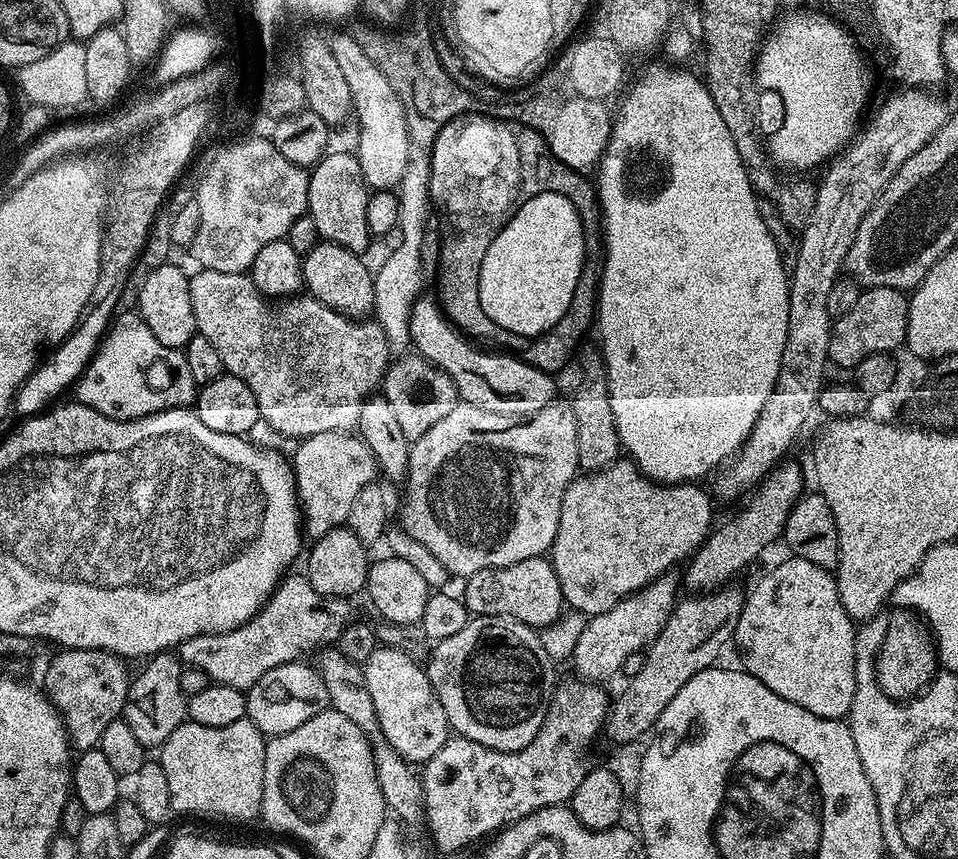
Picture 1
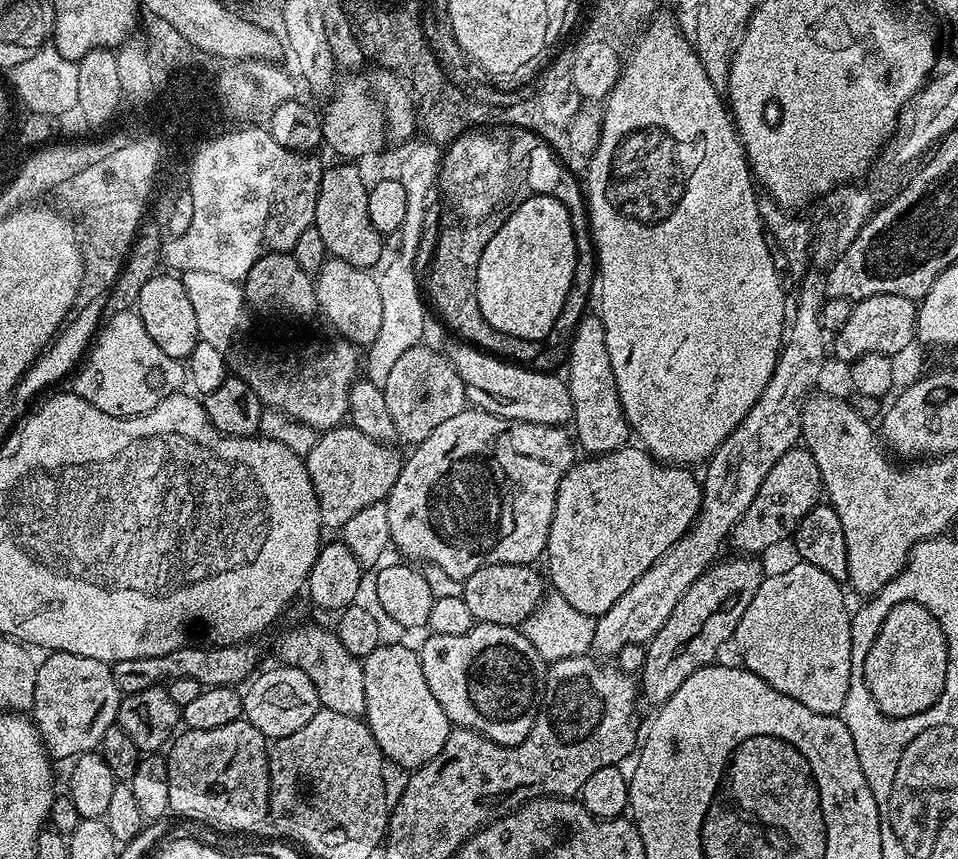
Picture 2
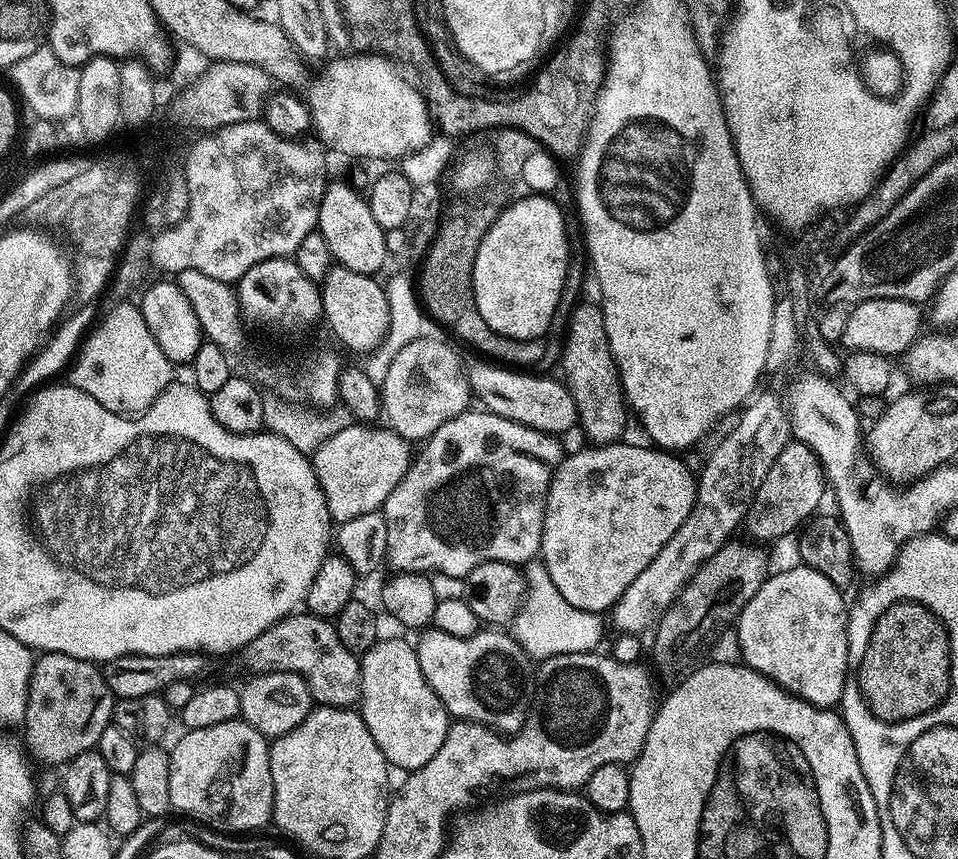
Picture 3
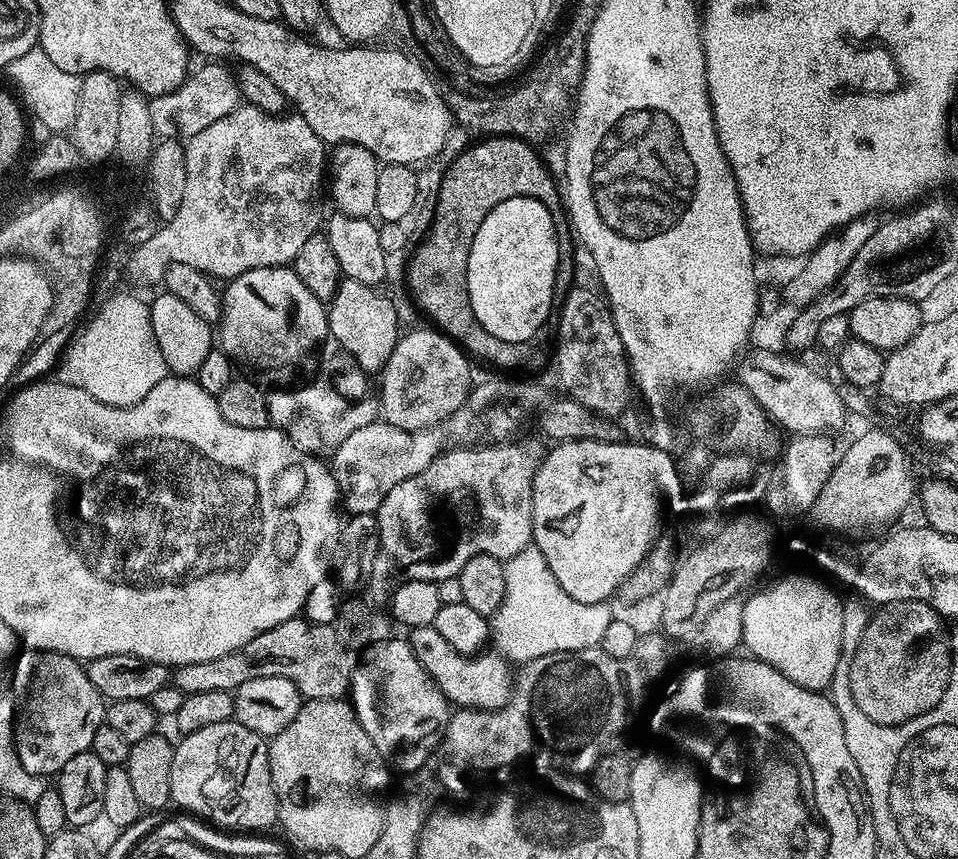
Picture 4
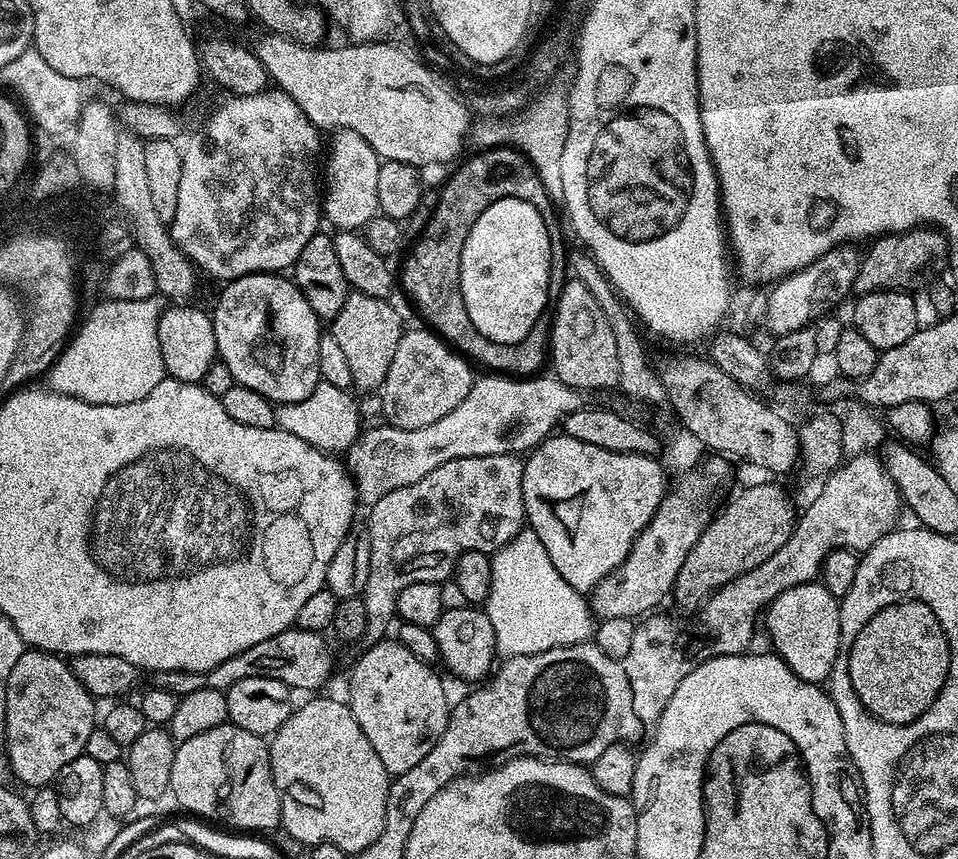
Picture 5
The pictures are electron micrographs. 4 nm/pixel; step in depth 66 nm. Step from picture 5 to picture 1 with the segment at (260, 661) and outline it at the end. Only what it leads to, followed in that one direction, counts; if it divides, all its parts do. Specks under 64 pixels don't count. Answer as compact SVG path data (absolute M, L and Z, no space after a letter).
M327 648L319 655L320 664L318 671L328 688L328 698L333 711L344 714L350 718L350 722L358 726L367 734L368 741L372 746L376 777L379 789L382 790L384 803L387 809L401 823L418 824L424 820L424 788L421 777L413 770L413 767L398 754L392 746L386 742L386 736L380 729L377 711L374 710L374 702L370 699L370 690L366 687L363 667L352 663L338 648Z

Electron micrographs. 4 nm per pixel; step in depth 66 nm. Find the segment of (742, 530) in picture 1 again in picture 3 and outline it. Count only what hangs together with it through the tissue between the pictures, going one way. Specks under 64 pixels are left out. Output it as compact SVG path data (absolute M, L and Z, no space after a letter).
M789 442L782 454L774 458L774 466L770 466L766 478L762 478L762 486L758 486L758 494L748 507L747 527L752 527L757 536L753 537L760 542L780 540L792 531L795 533L805 521L817 515L816 507L824 500L824 488L826 492L824 467L814 450L799 442Z

